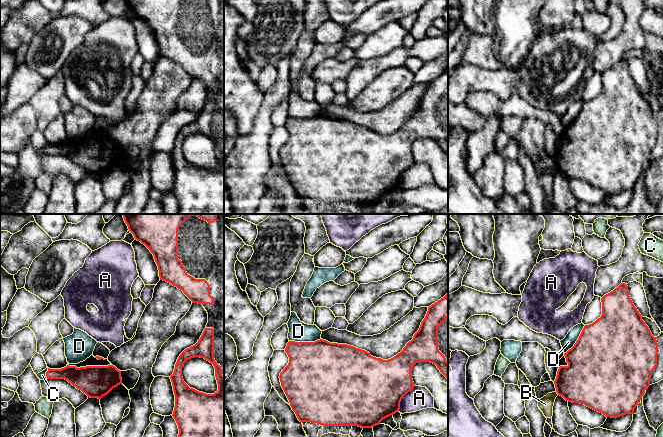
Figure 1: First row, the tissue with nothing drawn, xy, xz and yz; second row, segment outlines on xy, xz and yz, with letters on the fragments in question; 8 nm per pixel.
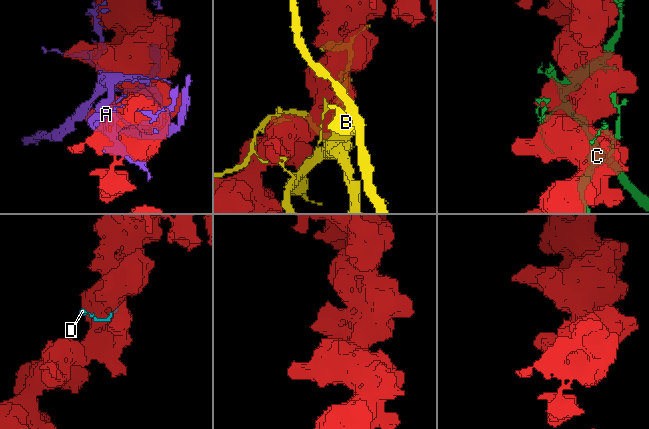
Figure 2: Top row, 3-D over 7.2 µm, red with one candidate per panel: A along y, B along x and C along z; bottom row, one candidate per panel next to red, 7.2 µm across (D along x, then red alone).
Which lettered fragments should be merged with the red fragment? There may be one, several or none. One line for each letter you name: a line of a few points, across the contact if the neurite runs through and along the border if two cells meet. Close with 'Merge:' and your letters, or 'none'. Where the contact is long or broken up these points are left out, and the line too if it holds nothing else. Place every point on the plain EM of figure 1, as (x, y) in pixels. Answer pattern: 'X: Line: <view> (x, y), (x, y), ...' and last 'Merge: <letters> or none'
Merge: none

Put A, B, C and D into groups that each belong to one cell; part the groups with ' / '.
A / B / C / D

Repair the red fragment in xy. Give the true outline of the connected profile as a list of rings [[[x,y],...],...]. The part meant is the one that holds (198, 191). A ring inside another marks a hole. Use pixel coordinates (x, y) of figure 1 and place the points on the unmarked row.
[[[127,0],[135,16],[144,20],[153,30],[158,42],[160,56],[166,57],[192,77],[202,80],[208,89],[208,99],[198,118],[185,125],[177,135],[170,152],[175,171],[173,194],[179,210],[178,214],[224,214],[224,0]],[[200,133],[215,144],[218,167],[206,170],[190,164],[183,156],[182,144],[191,134]]]

